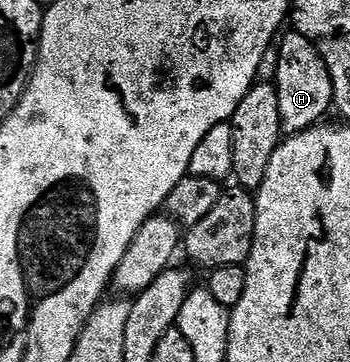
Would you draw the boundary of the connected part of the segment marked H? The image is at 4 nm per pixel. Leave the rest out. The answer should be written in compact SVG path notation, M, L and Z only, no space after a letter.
M289 30L280 37L278 50L278 74L275 79L279 94L279 118L281 131L286 137L297 136L308 128L316 128L326 119L334 107L331 74L317 53L317 47L303 34Z

